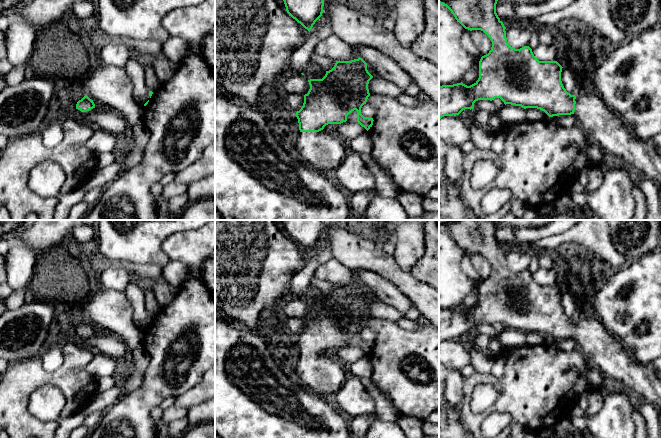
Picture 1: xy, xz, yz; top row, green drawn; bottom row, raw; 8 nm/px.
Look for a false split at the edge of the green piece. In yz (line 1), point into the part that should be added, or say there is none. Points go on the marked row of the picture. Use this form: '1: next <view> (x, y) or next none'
1: next yz (603, 127)

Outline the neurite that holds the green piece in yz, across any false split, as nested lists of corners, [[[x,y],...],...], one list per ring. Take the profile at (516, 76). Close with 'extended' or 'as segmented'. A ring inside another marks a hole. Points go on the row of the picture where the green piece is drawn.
[[[439,0],[446,6],[465,29],[481,30],[491,40],[488,54],[479,61],[479,78],[467,86],[457,83],[439,86],[439,119],[459,115],[465,109],[473,109],[478,100],[500,98],[504,104],[537,108],[549,117],[574,114],[590,142],[599,145],[611,158],[629,166],[635,173],[653,180],[661,188],[661,151],[651,140],[639,139],[633,130],[615,112],[611,111],[602,98],[591,90],[571,95],[561,81],[562,66],[557,61],[539,61],[529,46],[512,48],[506,38],[506,27],[496,13],[498,0]]] | extended

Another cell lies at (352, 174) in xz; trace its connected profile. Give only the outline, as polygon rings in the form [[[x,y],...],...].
[[[348,151],[335,169],[340,185],[353,194],[361,191],[376,192],[374,176],[361,160],[360,154]]]

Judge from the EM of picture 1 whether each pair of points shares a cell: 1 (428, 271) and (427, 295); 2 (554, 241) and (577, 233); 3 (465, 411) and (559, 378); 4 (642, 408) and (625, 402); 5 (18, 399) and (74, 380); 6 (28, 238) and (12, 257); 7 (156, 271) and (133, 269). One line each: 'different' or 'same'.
1: different
2: same
3: same
4: different
5: same
6: different
7: same

